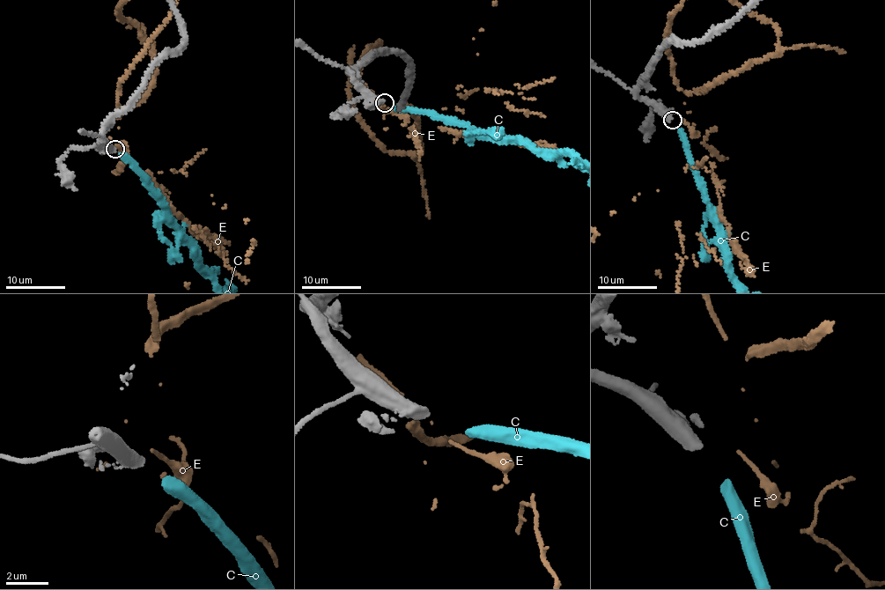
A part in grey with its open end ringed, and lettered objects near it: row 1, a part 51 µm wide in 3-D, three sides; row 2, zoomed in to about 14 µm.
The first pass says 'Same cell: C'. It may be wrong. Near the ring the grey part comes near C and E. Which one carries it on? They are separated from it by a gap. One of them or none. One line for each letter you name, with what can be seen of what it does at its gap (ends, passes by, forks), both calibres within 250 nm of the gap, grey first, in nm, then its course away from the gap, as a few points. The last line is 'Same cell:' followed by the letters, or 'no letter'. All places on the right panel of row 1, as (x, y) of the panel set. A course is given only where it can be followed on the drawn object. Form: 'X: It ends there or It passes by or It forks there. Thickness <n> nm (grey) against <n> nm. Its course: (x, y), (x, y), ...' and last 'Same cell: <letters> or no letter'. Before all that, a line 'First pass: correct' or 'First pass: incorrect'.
First pass: correct
C: It ends there. Thickness 480 nm (grey) against 480 nm
Same cell: C

